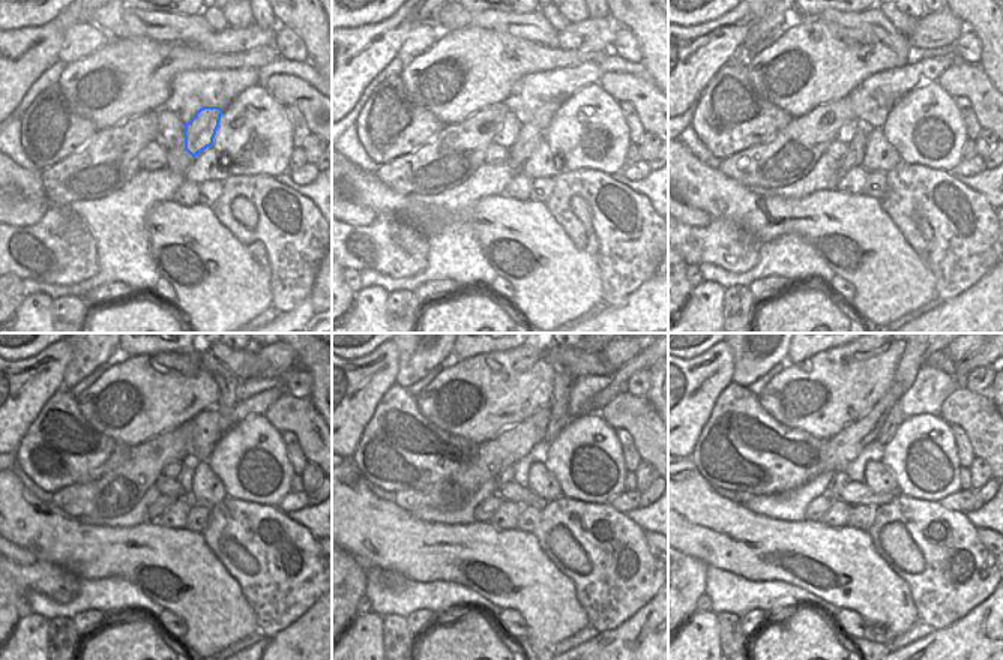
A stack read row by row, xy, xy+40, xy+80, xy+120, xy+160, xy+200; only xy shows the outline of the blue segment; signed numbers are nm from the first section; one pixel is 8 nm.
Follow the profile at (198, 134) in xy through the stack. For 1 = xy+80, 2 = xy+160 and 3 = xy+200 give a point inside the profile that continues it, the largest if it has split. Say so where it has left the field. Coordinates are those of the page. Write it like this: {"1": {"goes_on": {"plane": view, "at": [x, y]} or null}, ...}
{"1": {"goes_on": {"plane": "xy+80", "at": [855, 150]}}, "2": {"goes_on": {"plane": "xy+160", "at": [485, 510]}}, "3": {"goes_on": {"plane": "xy+200", "at": [819, 507]}}}

